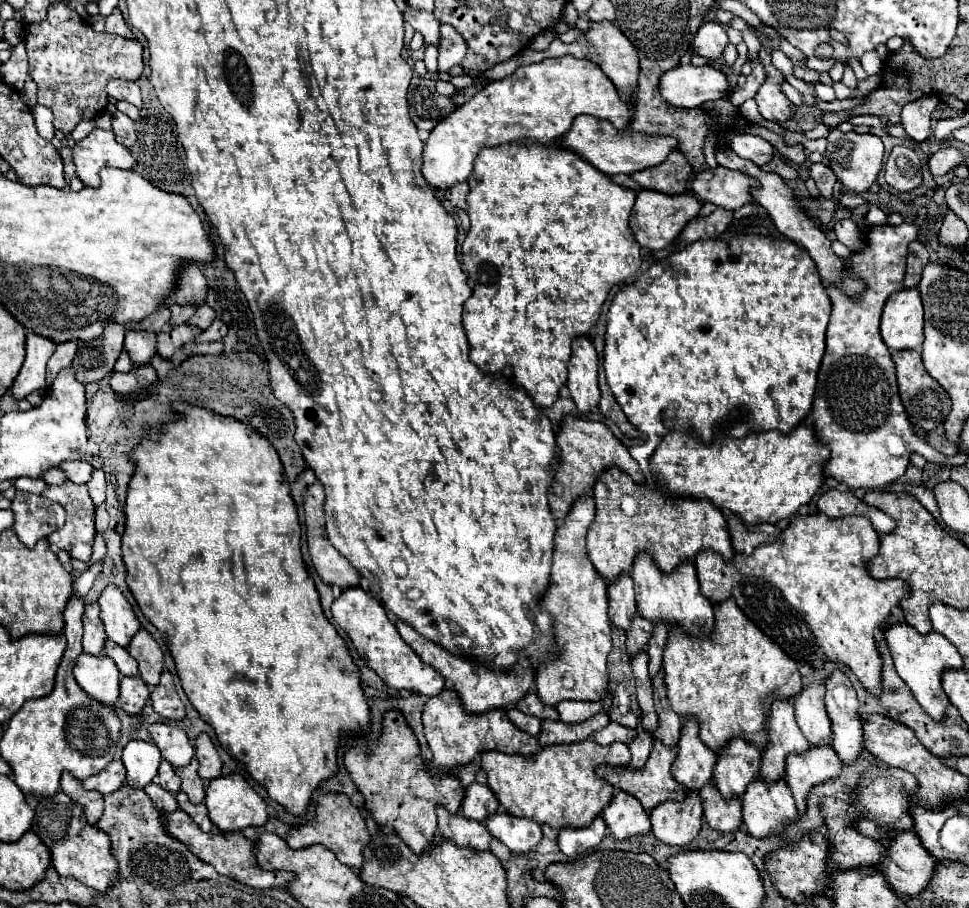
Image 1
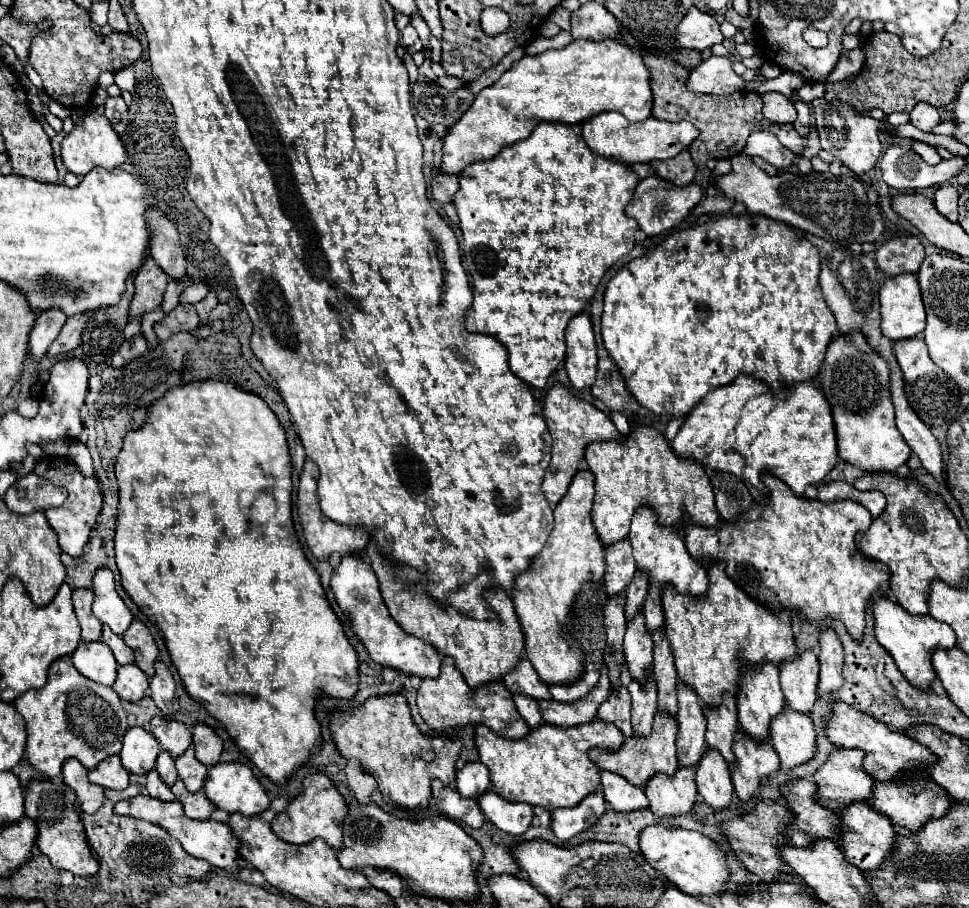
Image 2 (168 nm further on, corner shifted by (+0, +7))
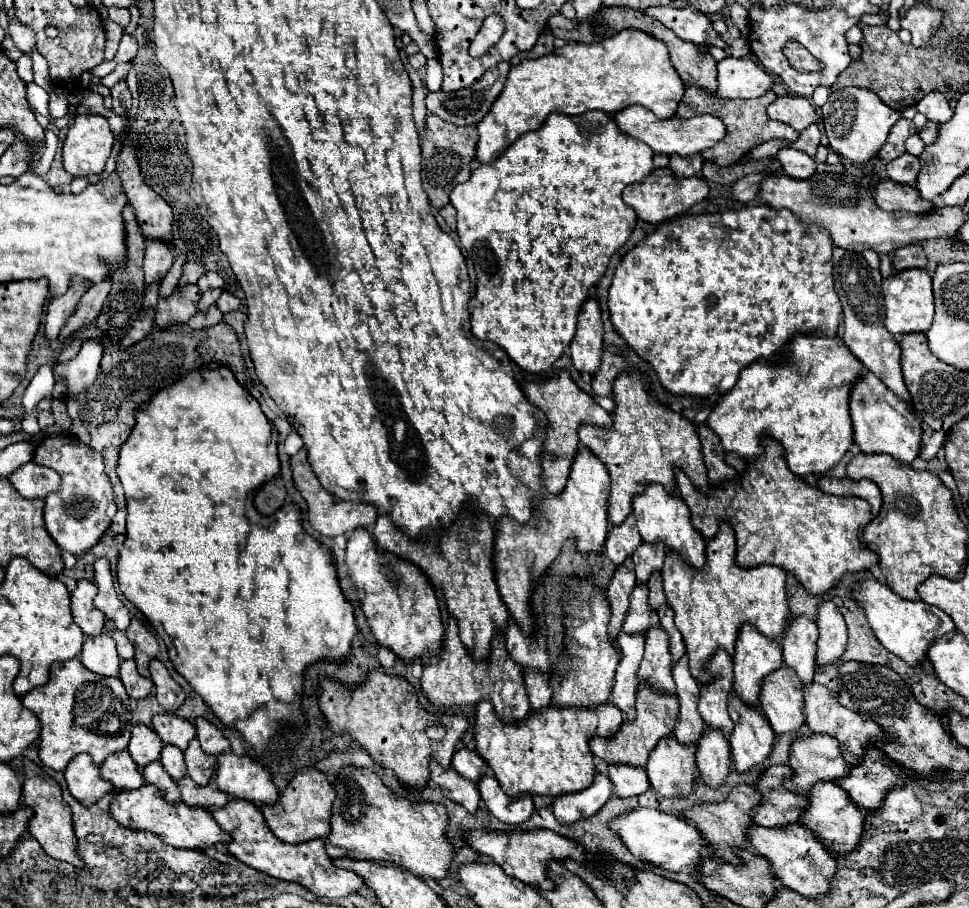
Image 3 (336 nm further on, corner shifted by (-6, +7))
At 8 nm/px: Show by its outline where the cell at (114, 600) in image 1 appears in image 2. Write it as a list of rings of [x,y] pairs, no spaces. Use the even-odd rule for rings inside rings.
[[[98,568],[98,572],[94,572],[92,582],[94,582],[92,584],[92,590],[94,590],[92,612],[94,612],[94,616],[102,624],[110,626],[114,634],[122,636],[132,622],[132,612],[118,596],[118,592],[114,588],[112,572],[108,568]]]

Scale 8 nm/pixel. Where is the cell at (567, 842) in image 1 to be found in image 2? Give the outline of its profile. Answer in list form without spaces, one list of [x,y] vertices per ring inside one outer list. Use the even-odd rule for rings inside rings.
[[[602,790],[596,794],[592,792],[590,796],[586,796],[586,800],[582,800],[574,808],[554,810],[550,828],[554,830],[560,842],[566,842],[576,834],[580,834],[582,830],[588,830],[592,824],[596,824],[604,812],[606,812],[606,800],[602,796]]]

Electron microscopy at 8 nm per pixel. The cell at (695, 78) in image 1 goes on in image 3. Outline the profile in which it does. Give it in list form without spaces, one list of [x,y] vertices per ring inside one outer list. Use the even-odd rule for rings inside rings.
[[[728,56],[722,62],[718,62],[718,98],[758,98],[764,96],[764,92],[768,92],[770,86],[772,78],[768,76],[768,72],[760,70],[750,60]]]

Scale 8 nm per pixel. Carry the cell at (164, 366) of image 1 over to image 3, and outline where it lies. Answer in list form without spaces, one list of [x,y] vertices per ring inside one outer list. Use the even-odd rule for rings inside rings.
[[[182,254],[176,256],[176,260],[174,260],[174,264],[172,264],[172,268],[170,268],[170,274],[164,276],[164,280],[160,282],[160,298],[162,298],[162,296],[166,298],[166,296],[170,296],[170,292],[174,292],[178,280],[180,280],[180,274],[182,274],[182,266],[184,266],[184,262],[186,262],[186,258],[184,258]]]

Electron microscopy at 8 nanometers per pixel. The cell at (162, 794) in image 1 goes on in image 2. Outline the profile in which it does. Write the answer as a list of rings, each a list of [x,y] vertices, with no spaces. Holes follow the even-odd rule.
[[[150,770],[146,776],[148,776],[148,786],[146,786],[146,790],[148,790],[148,794],[150,794],[152,798],[164,800],[164,802],[174,802],[174,800],[176,800],[176,798],[172,796],[170,786],[166,786],[166,784],[162,782],[162,778],[158,776],[156,770]]]

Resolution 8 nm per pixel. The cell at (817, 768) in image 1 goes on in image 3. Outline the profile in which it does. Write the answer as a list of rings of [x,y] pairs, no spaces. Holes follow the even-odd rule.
[[[786,664],[764,684],[764,716],[776,734],[796,734],[806,726],[802,684]]]

